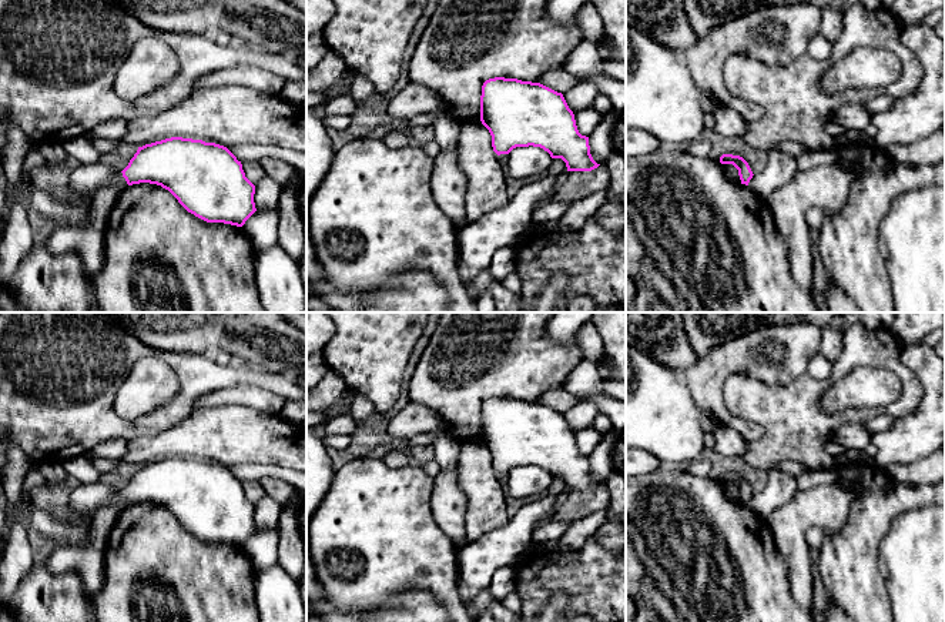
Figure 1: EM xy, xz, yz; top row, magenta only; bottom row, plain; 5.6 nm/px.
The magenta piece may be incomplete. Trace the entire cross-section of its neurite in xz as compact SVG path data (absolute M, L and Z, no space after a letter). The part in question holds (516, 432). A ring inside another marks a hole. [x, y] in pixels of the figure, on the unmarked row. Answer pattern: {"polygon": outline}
{"polygon": "M505 397L486 399L480 415L480 441L489 449L497 475L533 465L547 471L552 478L562 478L567 491L592 491L600 485L590 474L589 457L579 452L563 414L540 402Z"}

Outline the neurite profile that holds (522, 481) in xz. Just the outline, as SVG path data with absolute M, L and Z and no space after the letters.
M516 466L507 474L505 495L525 498L549 489L552 476L540 466Z

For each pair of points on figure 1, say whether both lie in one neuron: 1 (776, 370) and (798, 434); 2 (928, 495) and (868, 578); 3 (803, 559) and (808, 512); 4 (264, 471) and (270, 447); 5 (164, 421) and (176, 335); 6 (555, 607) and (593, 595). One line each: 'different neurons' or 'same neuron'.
1: different neurons
2: same neuron
3: same neuron
4: different neurons
5: different neurons
6: different neurons

